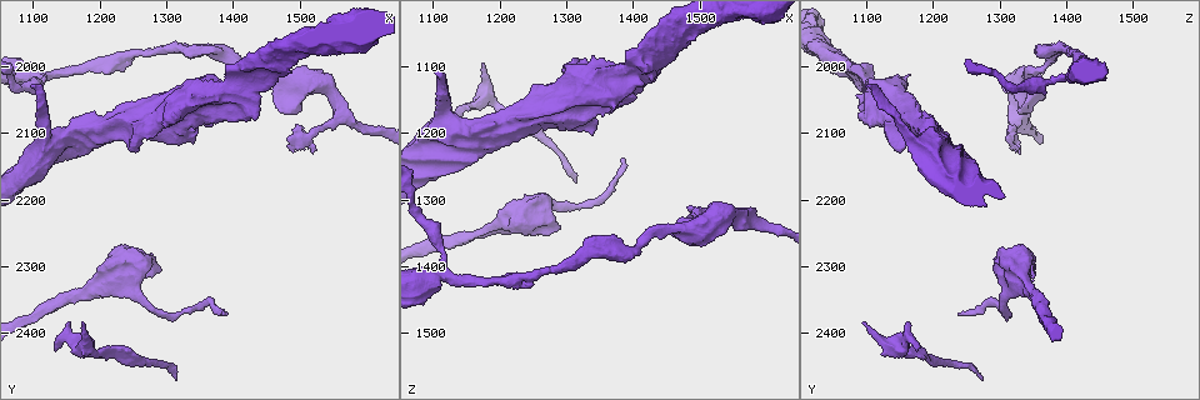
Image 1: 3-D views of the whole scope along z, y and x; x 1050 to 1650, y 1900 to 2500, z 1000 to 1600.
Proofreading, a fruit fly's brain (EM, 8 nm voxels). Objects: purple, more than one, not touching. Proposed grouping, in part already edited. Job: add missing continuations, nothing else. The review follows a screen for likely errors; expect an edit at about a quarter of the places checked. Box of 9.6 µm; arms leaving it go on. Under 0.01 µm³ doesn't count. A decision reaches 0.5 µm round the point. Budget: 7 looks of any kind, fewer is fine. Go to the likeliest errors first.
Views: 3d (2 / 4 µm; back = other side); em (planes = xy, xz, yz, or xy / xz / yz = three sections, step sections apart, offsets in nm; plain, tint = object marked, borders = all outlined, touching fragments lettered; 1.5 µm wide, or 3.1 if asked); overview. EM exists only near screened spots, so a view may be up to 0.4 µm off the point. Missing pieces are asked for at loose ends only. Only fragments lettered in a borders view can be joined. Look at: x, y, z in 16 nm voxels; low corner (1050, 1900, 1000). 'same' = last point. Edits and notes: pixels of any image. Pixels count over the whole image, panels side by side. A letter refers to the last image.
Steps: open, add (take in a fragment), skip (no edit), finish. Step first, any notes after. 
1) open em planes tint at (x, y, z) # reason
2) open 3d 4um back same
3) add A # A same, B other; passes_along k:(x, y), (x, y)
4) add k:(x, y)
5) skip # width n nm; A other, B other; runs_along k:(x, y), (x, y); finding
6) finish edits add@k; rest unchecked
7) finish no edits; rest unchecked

open em yz step 4 tint at (1130, 2425, 1175) # free end

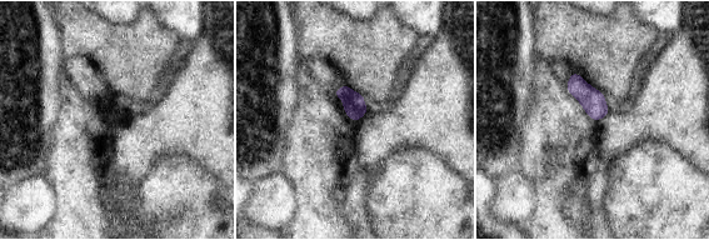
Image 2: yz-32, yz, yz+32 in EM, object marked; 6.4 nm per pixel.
open em yz step 4 borders same # what lies round it

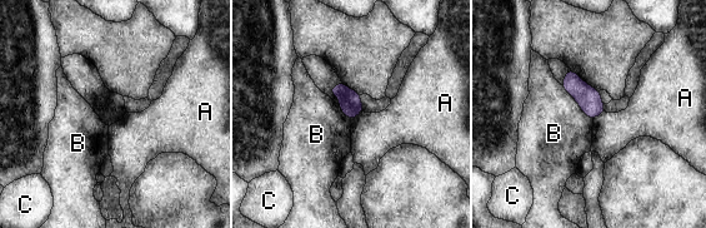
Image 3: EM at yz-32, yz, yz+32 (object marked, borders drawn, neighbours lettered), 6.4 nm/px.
skip # width 140 nm; longest_contact B 300 nm; A other, B other, C other; none of them fits

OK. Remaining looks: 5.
open 3d 4um at (1385, 2375, 1240) # long arm stops here

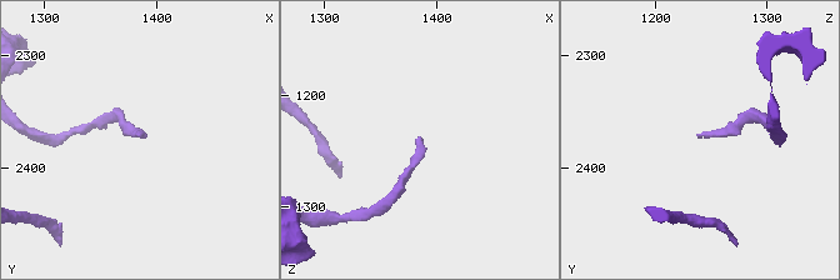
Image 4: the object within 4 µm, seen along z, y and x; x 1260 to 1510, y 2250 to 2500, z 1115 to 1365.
open em planes borders at (1384, 2372, 1240) # need the tissue

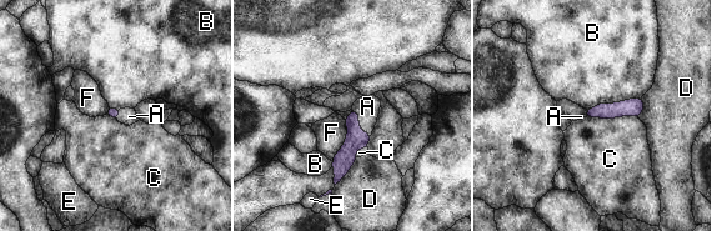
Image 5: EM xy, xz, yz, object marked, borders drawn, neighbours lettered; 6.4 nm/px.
add A # A same, B other, C other, D other, E other, F other; passes_along 5:(356, 139), (357, 124), (367, 106); the neuron continues

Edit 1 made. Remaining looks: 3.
open em planes borders at (1410, 1990, 1075) # free end

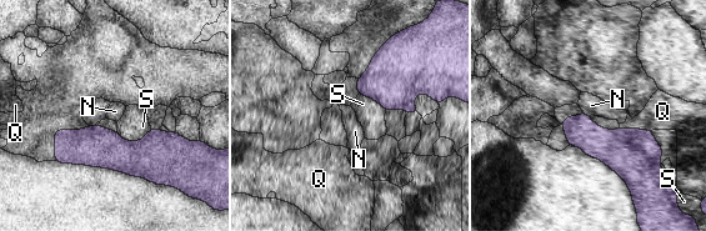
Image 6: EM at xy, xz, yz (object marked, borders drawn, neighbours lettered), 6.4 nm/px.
skip # N other, Q other, S other; border 6:(584, 111), (590, 115); none of them fits

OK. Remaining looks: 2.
finish edits add@5; rest unchecked

